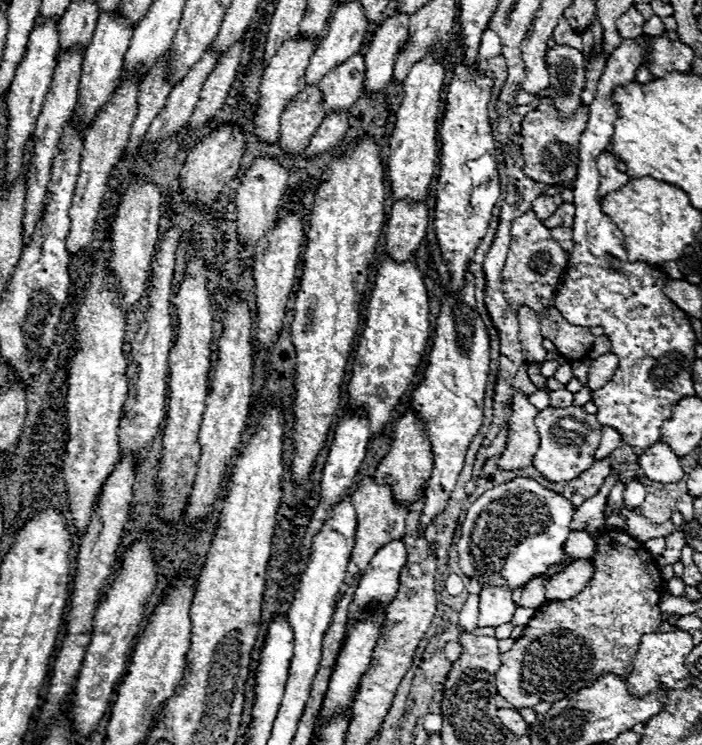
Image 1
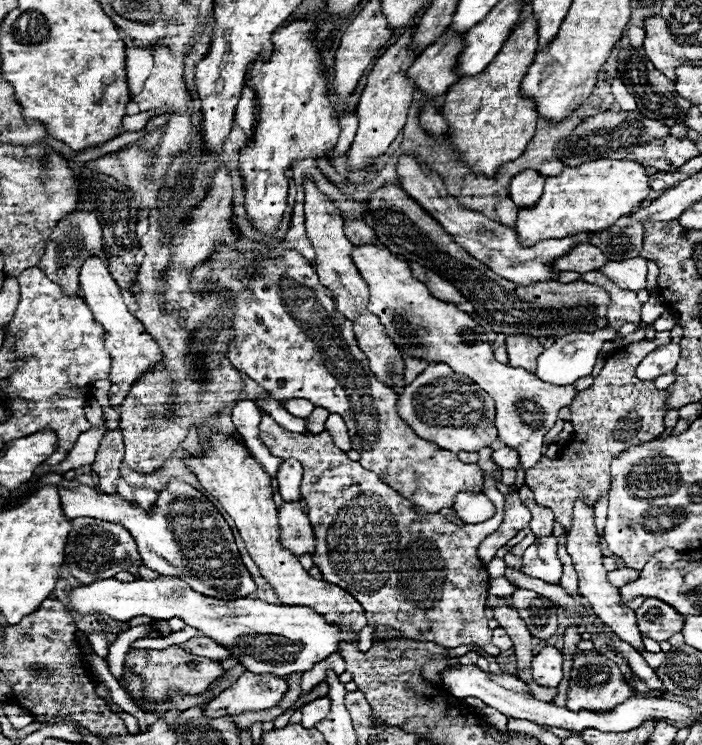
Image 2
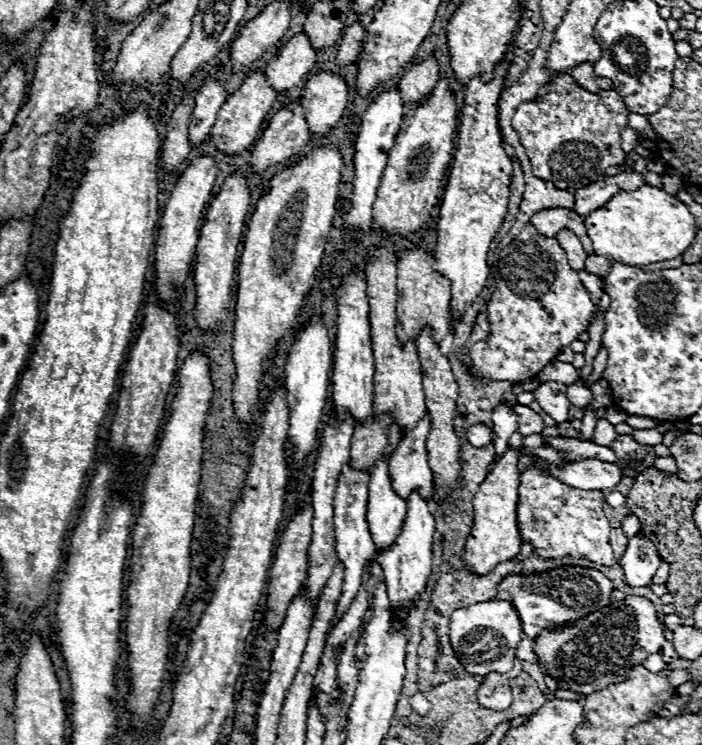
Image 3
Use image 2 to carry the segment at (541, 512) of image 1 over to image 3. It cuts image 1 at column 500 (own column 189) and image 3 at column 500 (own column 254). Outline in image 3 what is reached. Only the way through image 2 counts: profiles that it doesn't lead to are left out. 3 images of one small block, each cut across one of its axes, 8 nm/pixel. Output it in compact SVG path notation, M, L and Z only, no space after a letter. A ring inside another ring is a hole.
M566 566L560 570L550 570L544 574L534 574L530 578L522 576L508 576L504 578L506 586L500 584L502 588L508 588L512 594L512 604L516 606L520 620L522 620L522 630L524 634L534 642L544 628L552 626L564 626L566 622L576 622L612 602L612 592L614 584L598 570L590 568L580 568L580 566Z

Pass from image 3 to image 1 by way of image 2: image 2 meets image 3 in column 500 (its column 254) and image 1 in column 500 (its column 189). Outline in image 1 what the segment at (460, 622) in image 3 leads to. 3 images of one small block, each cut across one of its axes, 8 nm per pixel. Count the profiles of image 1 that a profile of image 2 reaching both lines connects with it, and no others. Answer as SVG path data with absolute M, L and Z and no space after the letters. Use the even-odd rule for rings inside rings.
M482 586L480 590L480 616L478 626L500 626L512 620L516 604L508 588Z

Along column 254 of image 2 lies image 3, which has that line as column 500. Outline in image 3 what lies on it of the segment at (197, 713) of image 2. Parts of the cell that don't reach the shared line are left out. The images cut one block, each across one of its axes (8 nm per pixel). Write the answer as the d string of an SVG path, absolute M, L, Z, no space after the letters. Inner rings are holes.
M490 672L484 676L484 682L480 684L476 698L480 706L490 710L506 710L512 704L512 690L510 690L510 678L506 674Z

